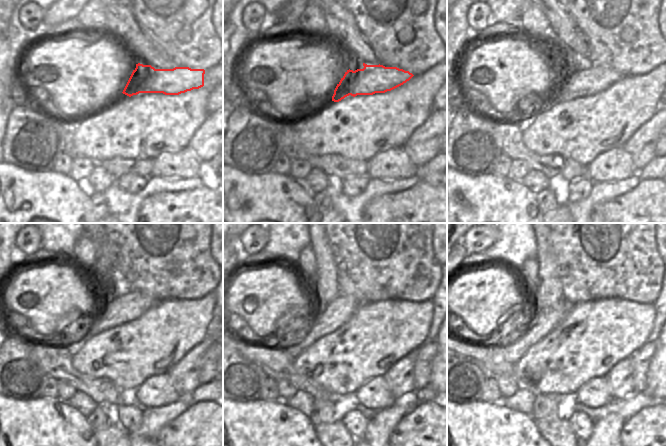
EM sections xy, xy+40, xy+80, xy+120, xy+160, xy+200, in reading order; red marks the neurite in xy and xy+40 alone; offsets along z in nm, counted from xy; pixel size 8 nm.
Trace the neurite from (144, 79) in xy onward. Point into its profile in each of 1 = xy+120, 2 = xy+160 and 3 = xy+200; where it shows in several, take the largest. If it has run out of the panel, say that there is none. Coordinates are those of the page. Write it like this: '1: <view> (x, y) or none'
1: xy+120 (121, 309)
2: xy+160 (323, 322)
3: xy+200 (513, 349)

